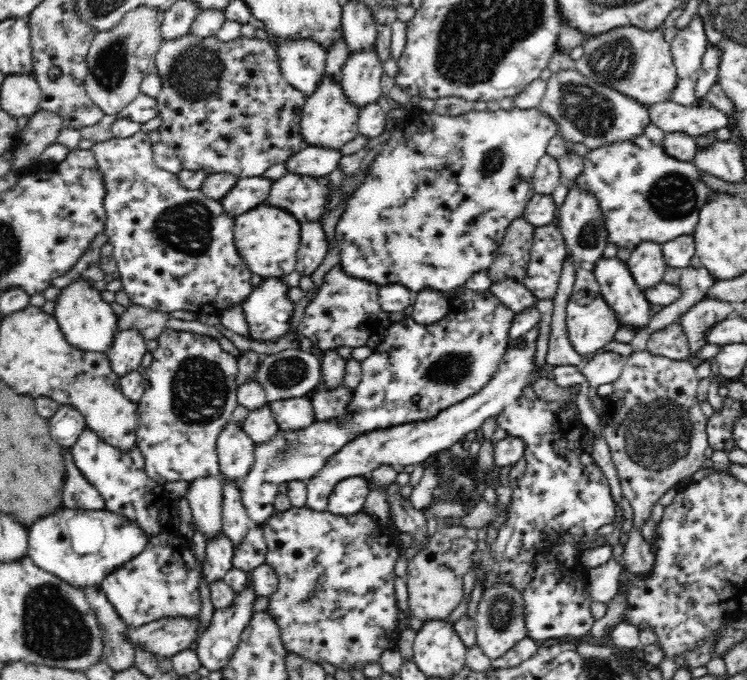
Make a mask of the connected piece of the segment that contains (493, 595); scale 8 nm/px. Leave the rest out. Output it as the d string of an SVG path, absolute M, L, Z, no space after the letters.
M496 584L488 590L483 590L480 609L475 617L477 646L491 661L504 656L525 638L526 628L524 628L524 619L522 619L522 609L524 609L524 603L521 602L521 594L507 584Z

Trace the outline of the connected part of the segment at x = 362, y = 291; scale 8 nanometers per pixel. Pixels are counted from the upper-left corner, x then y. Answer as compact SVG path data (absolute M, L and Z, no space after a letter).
M341 264L332 266L316 297L305 308L305 314L297 332L310 338L317 349L336 349L340 346L356 348L366 346L370 336L379 327L379 286L371 282L347 276Z

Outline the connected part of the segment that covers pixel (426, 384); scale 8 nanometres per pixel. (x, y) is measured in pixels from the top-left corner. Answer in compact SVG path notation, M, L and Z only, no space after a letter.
M466 288L466 292L461 297L451 301L450 311L436 324L422 326L416 324L410 316L390 324L386 328L384 338L373 349L373 353L361 362L361 381L352 398L348 400L346 415L340 418L317 420L304 430L289 432L279 430L270 442L255 445L254 464L239 487L242 504L251 518L252 525L262 527L276 513L273 504L279 493L280 482L291 480L306 482L335 452L358 435L398 424L432 419L440 411L463 402L464 399L484 388L507 351L508 328L514 317L513 312L492 293L491 289L476 294Z

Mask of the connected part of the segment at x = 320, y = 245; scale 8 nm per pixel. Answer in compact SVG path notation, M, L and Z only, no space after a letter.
M303 220L300 228L301 240L297 254L297 272L310 276L326 258L328 242L320 221Z

